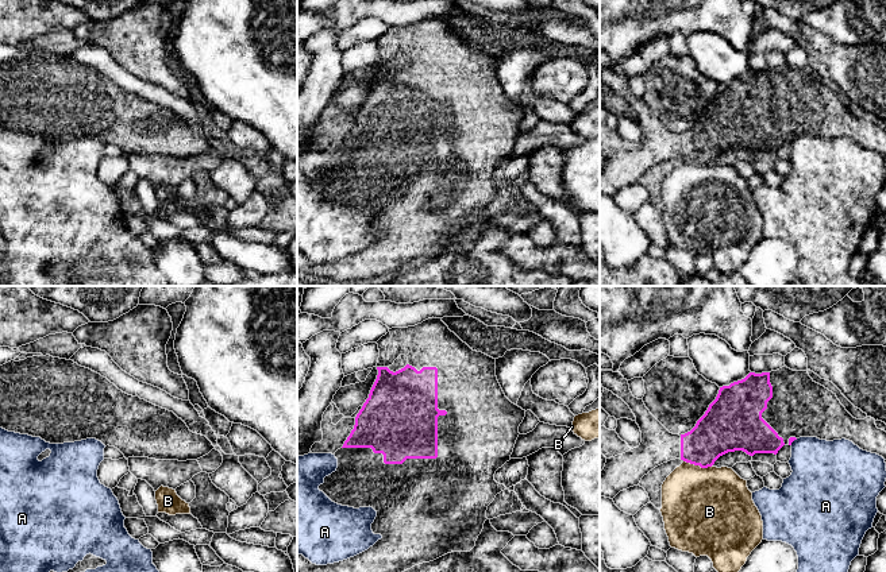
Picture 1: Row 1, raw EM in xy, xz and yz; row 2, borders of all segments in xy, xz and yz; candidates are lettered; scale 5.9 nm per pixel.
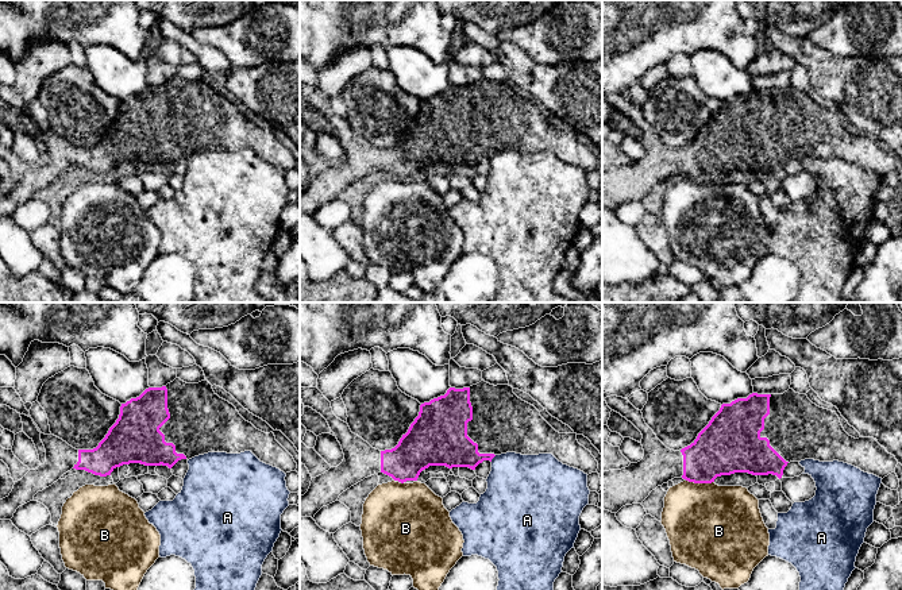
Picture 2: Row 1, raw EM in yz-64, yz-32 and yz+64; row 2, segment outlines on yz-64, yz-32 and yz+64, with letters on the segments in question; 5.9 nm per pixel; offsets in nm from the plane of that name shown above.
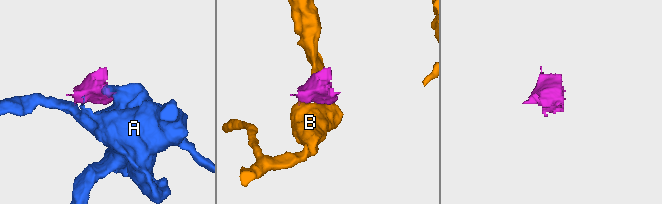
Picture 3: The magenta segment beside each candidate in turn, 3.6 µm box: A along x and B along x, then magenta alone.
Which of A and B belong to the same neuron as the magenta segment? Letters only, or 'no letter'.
no letter

